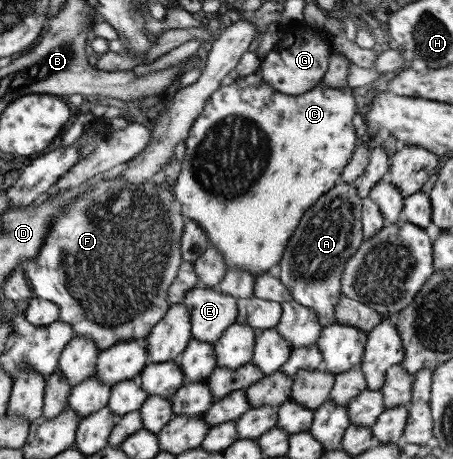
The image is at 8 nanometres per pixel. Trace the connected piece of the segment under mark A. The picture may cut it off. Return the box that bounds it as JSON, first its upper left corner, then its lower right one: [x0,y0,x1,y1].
[275,181,362,328]

